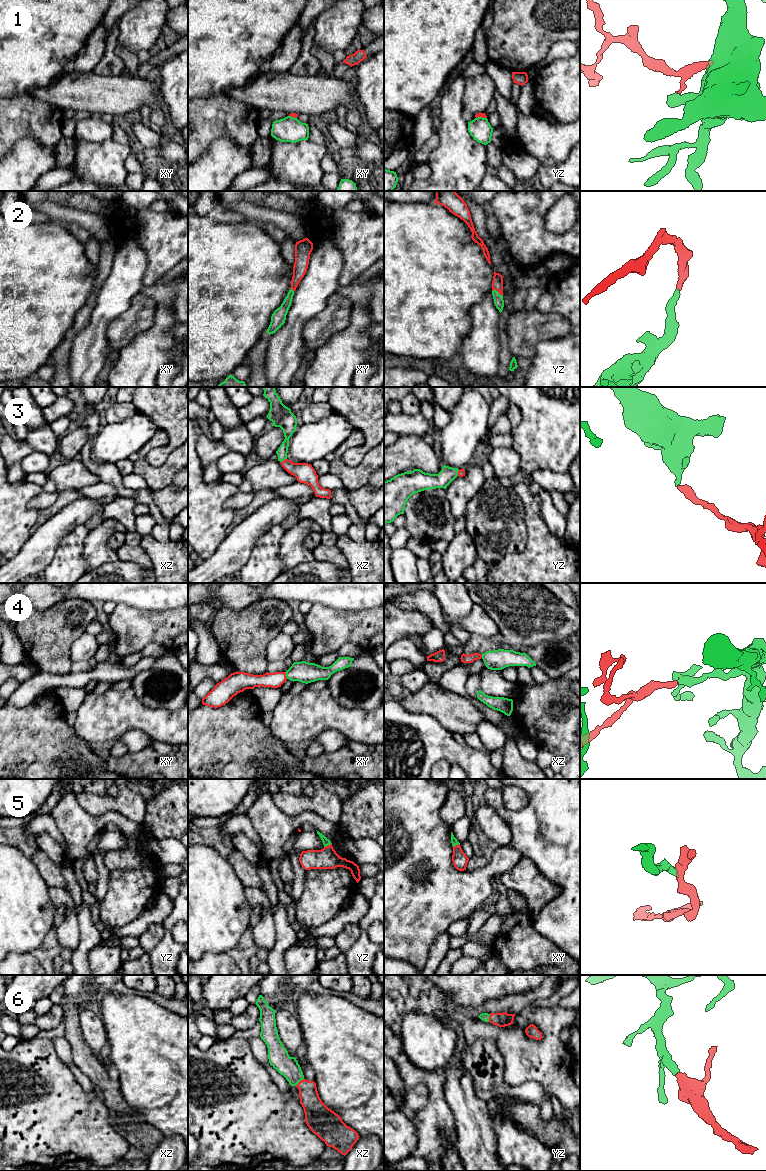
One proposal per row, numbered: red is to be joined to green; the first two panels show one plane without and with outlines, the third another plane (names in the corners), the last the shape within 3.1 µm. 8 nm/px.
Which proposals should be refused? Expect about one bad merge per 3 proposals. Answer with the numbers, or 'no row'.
1

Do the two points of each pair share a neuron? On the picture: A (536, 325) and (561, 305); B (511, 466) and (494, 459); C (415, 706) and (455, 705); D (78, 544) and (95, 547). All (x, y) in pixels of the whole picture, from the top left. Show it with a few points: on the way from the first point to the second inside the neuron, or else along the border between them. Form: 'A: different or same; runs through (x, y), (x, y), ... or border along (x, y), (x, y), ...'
A: different; border along (553, 310), (559, 313), (569, 324)
B: same; runs through (507, 463), (503, 459), (498, 459)
C: same; runs through (425, 705), (445, 705)
D: different; border along (90, 531), (85, 539), (83, 551), (85, 568)

